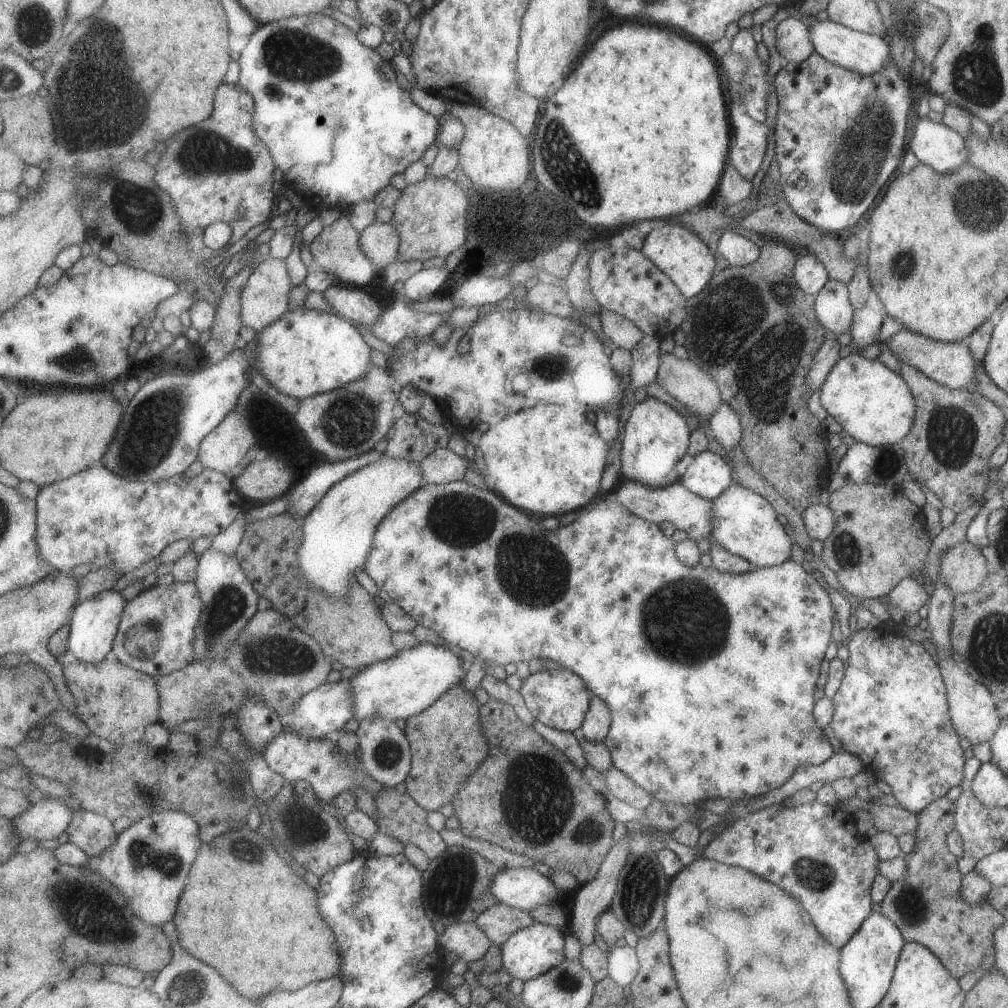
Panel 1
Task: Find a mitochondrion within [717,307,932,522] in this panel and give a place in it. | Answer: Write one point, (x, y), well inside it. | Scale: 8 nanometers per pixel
(887, 464)

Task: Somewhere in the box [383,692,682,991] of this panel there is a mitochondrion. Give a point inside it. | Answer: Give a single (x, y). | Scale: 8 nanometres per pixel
(641, 886)

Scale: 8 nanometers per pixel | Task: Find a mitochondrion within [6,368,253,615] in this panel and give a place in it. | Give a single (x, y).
(146, 441)

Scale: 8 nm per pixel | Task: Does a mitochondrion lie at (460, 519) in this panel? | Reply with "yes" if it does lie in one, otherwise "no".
yes

